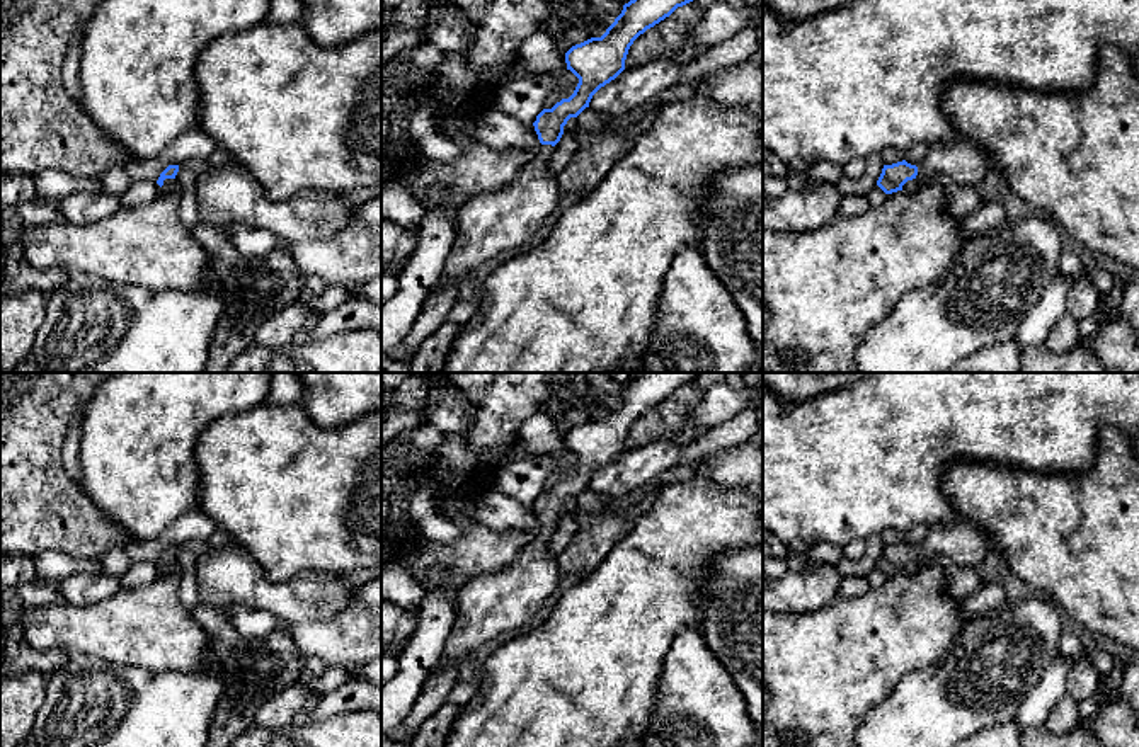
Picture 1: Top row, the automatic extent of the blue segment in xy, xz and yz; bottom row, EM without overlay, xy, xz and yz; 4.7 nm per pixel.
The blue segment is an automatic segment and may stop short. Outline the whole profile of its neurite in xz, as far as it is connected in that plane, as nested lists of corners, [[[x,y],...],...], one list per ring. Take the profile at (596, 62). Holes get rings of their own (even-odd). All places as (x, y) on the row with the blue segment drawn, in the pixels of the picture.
[[[630,0],[601,37],[591,37],[565,53],[567,70],[579,78],[574,94],[536,116],[533,126],[541,145],[512,185],[470,197],[458,208],[456,238],[439,282],[461,281],[485,260],[526,243],[543,228],[560,196],[550,163],[564,126],[625,70],[628,49],[640,34],[690,2]]]

